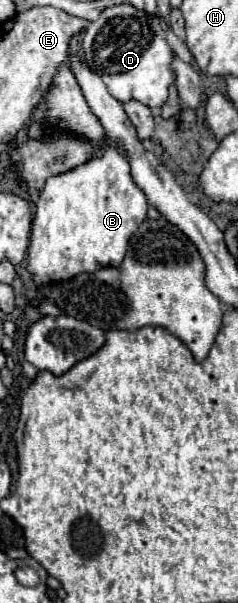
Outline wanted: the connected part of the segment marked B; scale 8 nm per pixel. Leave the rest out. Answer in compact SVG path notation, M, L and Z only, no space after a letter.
M107 146L85 164L49 178L37 200L29 242L29 272L33 274L35 284L41 286L45 282L67 280L81 272L95 272L103 266L119 266L125 258L131 234L147 218L147 206L143 190L131 178L129 160L117 146Z

